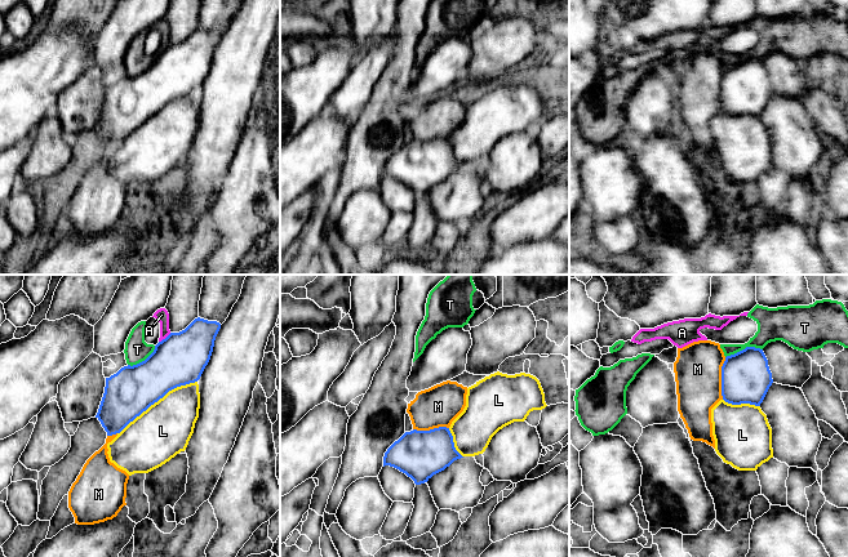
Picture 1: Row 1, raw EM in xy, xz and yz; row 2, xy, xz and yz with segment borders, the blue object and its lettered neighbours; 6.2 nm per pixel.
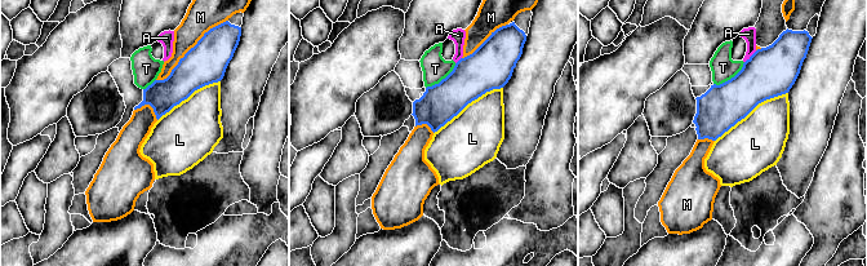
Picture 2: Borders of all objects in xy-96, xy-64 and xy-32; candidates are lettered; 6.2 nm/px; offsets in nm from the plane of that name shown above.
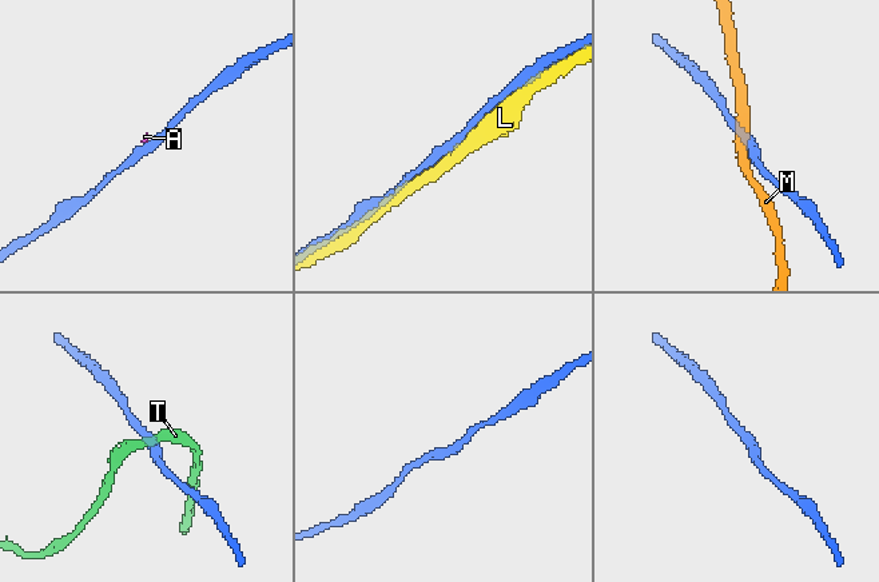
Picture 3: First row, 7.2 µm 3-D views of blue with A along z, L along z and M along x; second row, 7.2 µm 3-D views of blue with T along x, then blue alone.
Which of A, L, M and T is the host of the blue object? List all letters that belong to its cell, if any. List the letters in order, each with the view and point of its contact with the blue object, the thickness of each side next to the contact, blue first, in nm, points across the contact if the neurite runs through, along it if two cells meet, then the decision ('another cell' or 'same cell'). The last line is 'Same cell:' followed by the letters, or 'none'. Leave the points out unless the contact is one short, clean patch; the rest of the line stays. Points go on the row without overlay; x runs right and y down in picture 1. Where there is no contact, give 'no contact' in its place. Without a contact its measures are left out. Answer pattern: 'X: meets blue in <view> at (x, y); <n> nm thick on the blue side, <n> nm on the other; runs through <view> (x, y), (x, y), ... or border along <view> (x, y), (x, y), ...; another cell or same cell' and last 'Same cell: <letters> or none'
A: meets blue in xy at (165, 49); 320 nm thick on the blue side, 90 nm on the other; border along xy (171, 44), (159, 53); another cell
L: meets blue in xy at (156, 112); 300 nm thick on the blue side, 340 nm on the other; same cell
M: meets blue in yz at (722, 89); 300 nm thick on the blue side, 300 nm on the other; another cell
T: meets blue in yz at (745, 59); 300 nm thick on the blue side, 200 nm on the other; border along yz (762, 59), (745, 58), (726, 68); another cell
Same cell: L

